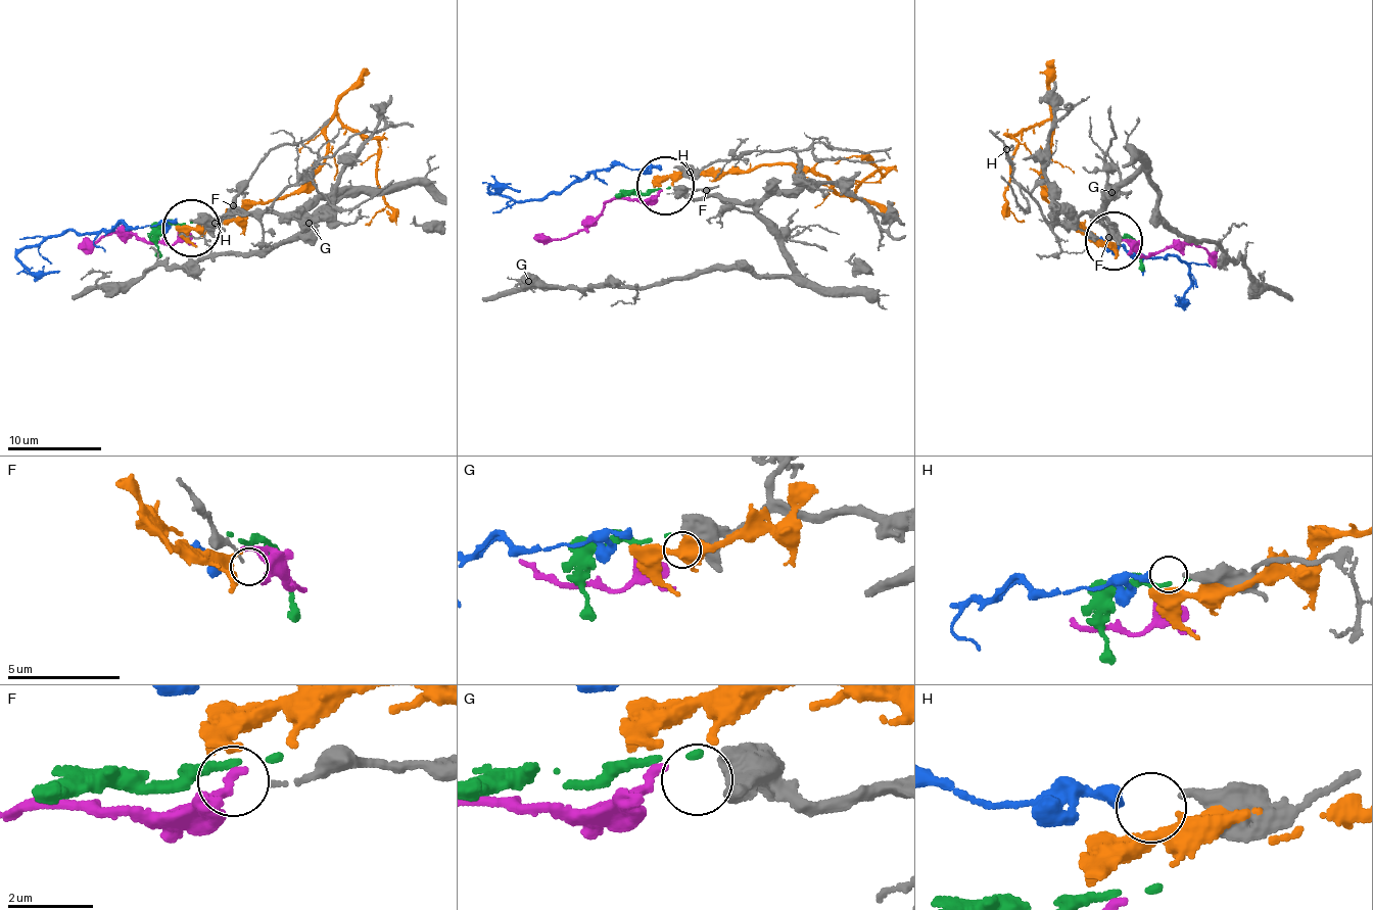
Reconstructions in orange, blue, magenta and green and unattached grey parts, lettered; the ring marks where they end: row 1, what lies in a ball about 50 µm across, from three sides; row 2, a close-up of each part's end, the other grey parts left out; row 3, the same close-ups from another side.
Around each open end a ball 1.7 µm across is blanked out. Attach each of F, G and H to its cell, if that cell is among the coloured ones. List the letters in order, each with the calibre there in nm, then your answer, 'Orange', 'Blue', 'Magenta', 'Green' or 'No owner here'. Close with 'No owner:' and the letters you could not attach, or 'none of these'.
F: Thickness 90 nm. No owner here
G: Thickness 700 nm. Magenta
H: Thickness 240 nm. Blue
No owner: F

